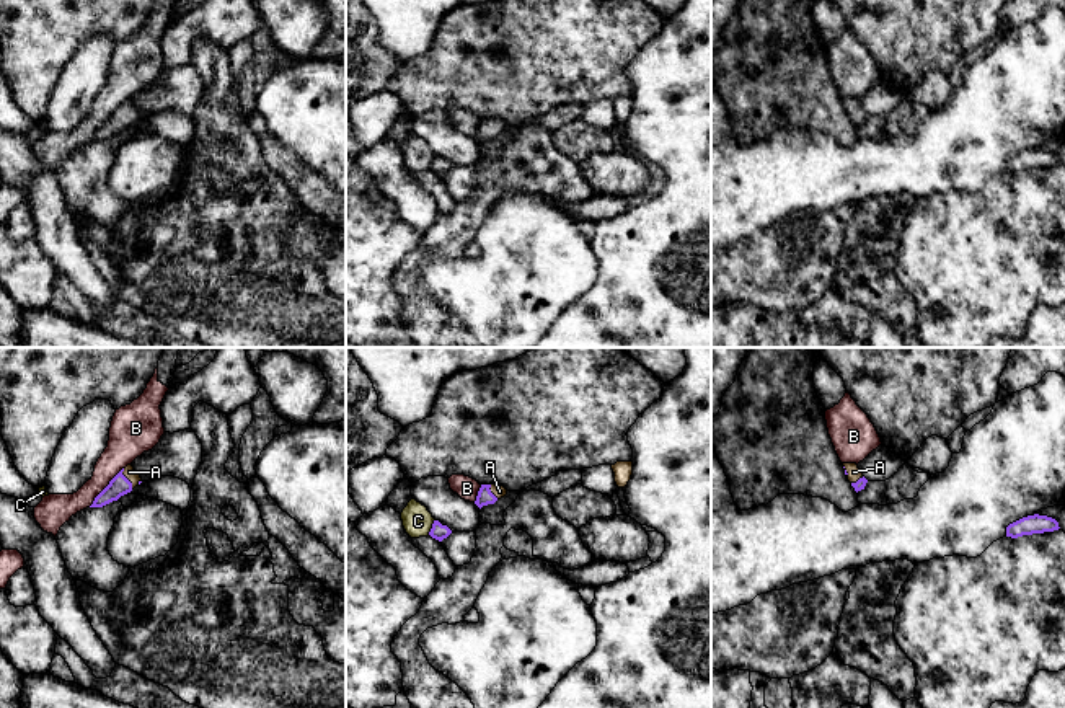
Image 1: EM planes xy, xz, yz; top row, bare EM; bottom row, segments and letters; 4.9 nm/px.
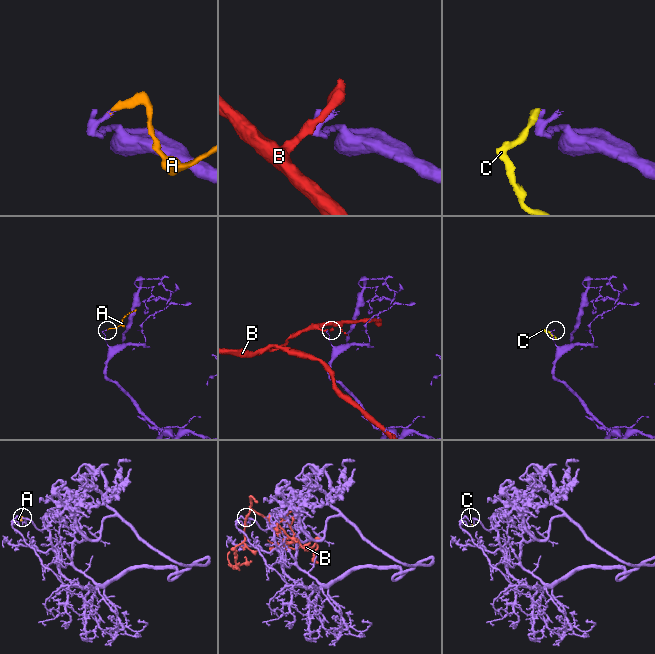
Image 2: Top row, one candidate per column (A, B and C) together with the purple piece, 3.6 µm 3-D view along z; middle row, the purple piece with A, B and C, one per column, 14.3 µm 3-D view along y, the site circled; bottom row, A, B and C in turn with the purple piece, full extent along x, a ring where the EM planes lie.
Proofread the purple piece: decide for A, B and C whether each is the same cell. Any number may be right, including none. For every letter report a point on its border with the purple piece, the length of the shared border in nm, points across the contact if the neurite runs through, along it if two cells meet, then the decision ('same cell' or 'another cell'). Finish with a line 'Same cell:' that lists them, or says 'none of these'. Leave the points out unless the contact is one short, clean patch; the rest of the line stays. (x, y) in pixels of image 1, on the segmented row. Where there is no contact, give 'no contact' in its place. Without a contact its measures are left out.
A: meets purple in xy at (126, 478); contact 120 nm long; runs through xy (119, 485), (126, 478), (129, 472); same cell
B: meets purple in xy at (106, 486); contact 260 nm long; another cell
C: meets purple in xz at (433, 527); contact 90 nm long; border along xz (434, 519), (428, 534); another cell
Same cell: A

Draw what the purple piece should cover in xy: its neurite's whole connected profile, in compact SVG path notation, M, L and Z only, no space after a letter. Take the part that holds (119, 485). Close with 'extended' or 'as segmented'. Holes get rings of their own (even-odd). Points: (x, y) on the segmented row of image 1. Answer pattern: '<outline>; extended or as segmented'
M132 465L122 468L109 485L95 498L90 507L103 507L113 501L117 501L121 496L130 493L135 486L142 483L140 475L134 470Z; extended

